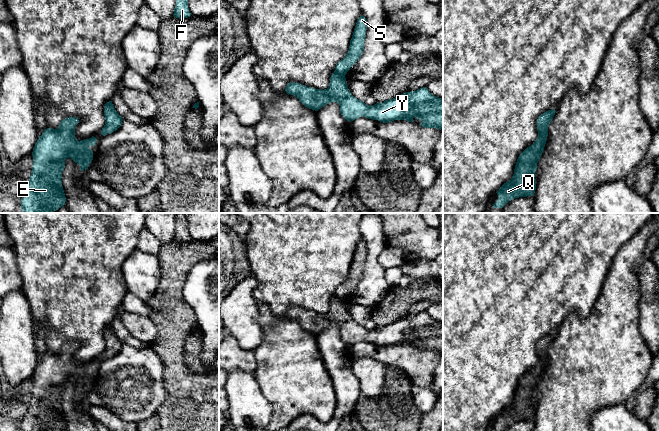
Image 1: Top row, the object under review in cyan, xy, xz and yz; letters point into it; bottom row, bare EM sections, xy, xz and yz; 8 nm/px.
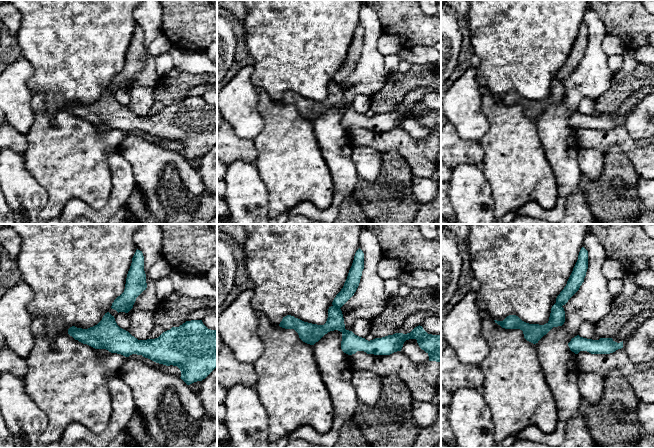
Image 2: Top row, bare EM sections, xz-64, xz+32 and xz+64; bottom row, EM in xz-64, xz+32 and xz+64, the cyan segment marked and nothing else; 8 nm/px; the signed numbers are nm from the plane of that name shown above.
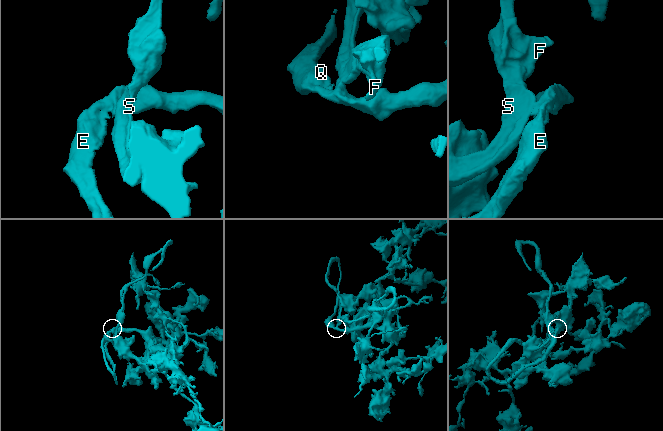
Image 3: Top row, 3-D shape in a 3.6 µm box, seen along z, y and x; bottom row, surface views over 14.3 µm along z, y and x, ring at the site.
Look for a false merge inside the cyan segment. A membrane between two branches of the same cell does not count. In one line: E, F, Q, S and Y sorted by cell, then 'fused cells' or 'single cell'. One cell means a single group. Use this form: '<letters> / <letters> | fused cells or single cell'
E F Q S Y | single cell

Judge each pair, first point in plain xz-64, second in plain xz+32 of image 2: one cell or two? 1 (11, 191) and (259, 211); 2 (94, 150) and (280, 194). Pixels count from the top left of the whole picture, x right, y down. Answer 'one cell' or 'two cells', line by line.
1: one cell
2: one cell

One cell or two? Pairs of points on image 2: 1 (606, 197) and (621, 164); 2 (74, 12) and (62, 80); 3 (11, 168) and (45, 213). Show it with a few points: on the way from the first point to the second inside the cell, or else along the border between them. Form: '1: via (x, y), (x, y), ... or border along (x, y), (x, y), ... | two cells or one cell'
1: via (614, 189), (618, 182), (618, 172) | one cell
2: via (74, 29), (74, 61), (72, 63) | one cell
3: border along (41, 185), (47, 193), (47, 203), (38, 213) | two cells

